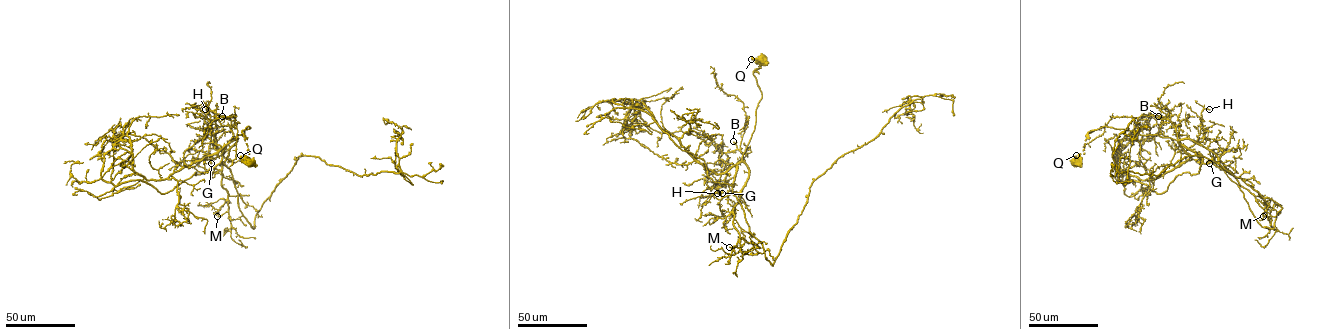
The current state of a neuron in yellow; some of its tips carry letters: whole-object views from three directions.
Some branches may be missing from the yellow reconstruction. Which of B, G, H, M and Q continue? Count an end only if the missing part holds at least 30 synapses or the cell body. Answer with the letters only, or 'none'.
B

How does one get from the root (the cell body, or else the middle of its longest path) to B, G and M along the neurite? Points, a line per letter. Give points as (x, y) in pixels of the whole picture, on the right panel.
B: (1076, 161), (1083, 154), (1088, 132), (1104, 126), (1177, 140), (1173, 124), (1158, 116)
G: (1076, 161), (1083, 154), (1088, 132), (1107, 126), (1193, 140), (1209, 150), (1213, 158), (1207, 161), (1209, 163)
M: (1076, 161), (1083, 154), (1088, 132), (1104, 126), (1189, 139), (1210, 150), (1254, 195), (1264, 210), (1263, 216)

